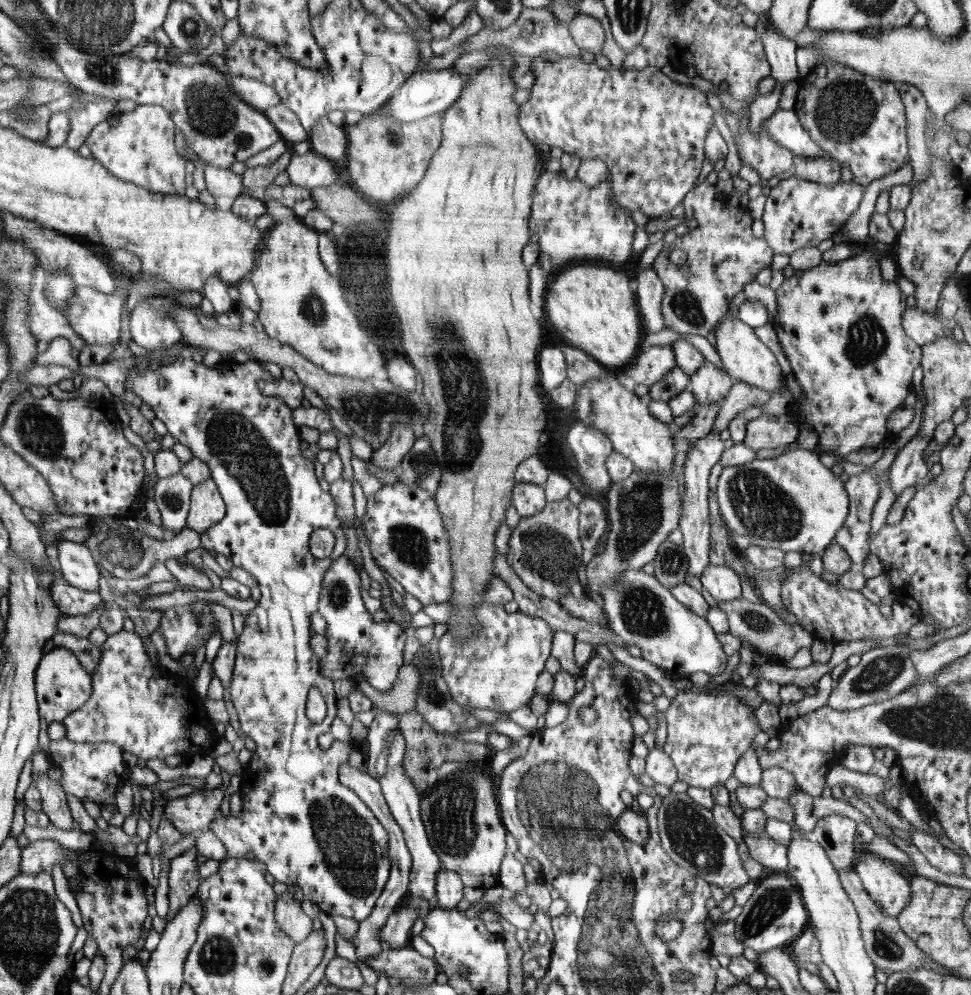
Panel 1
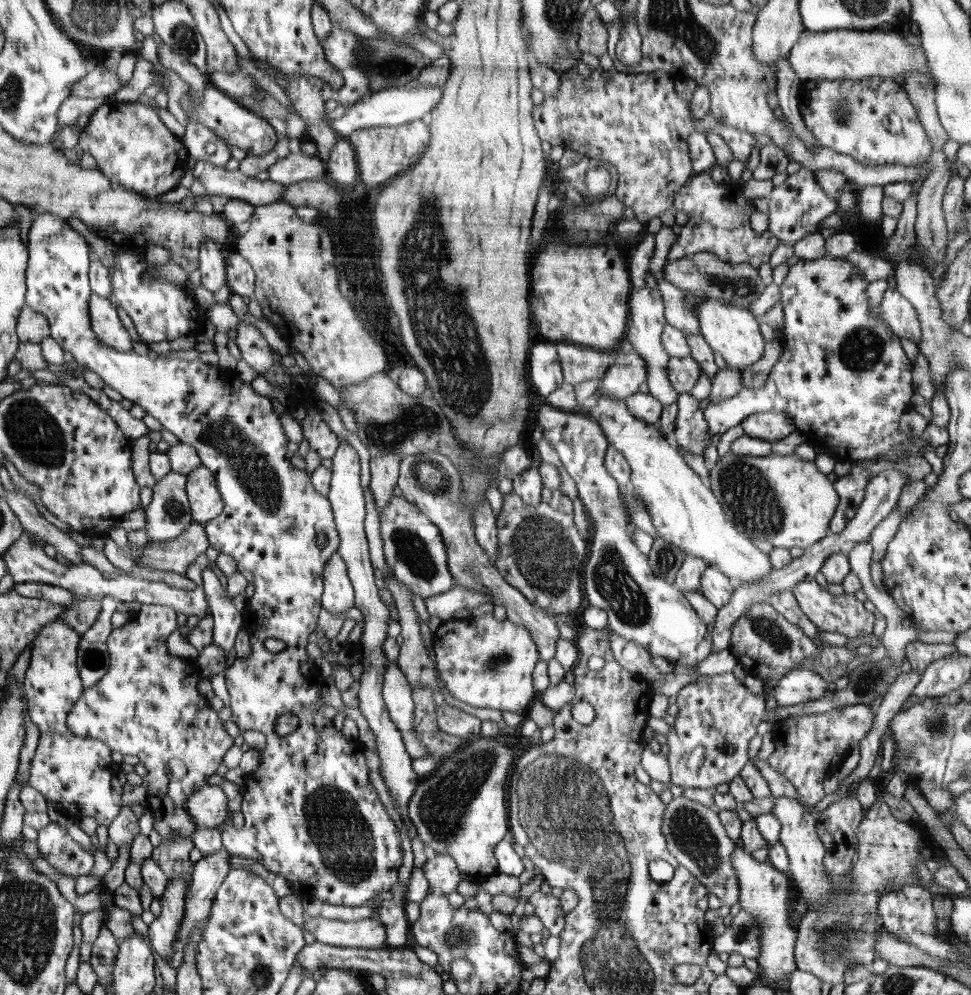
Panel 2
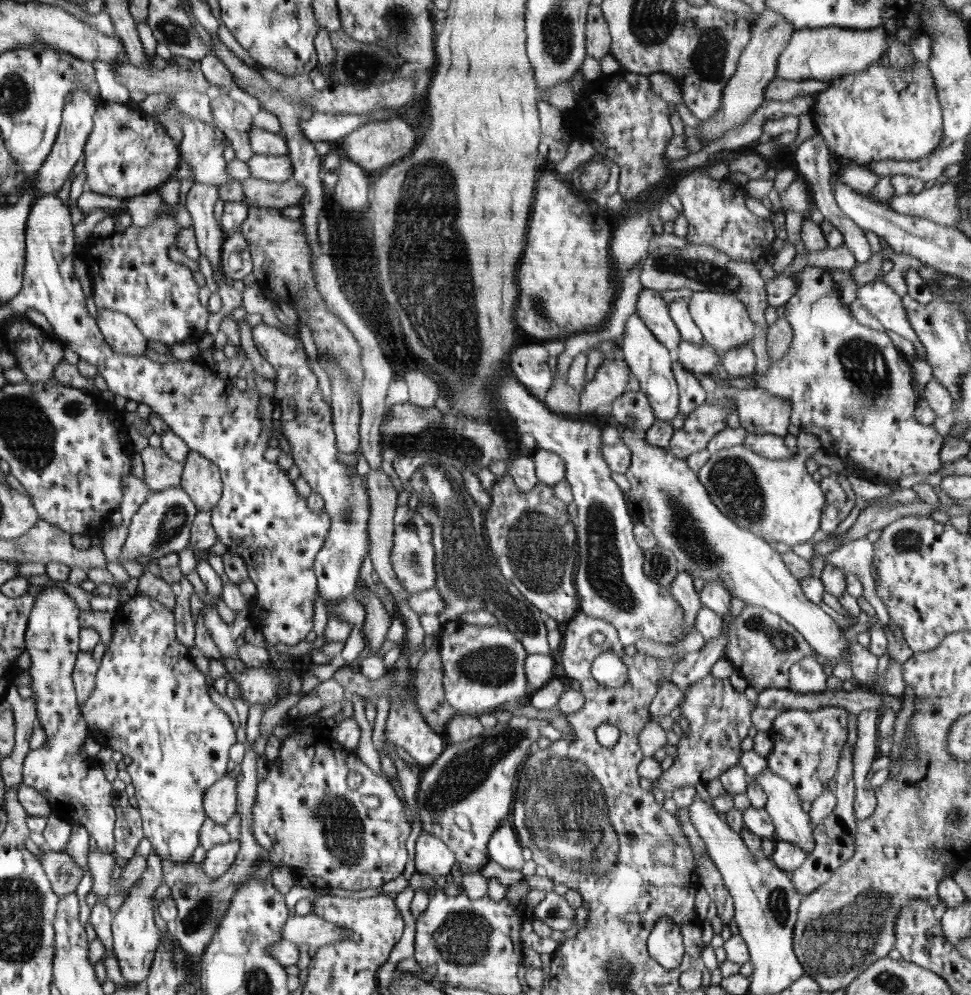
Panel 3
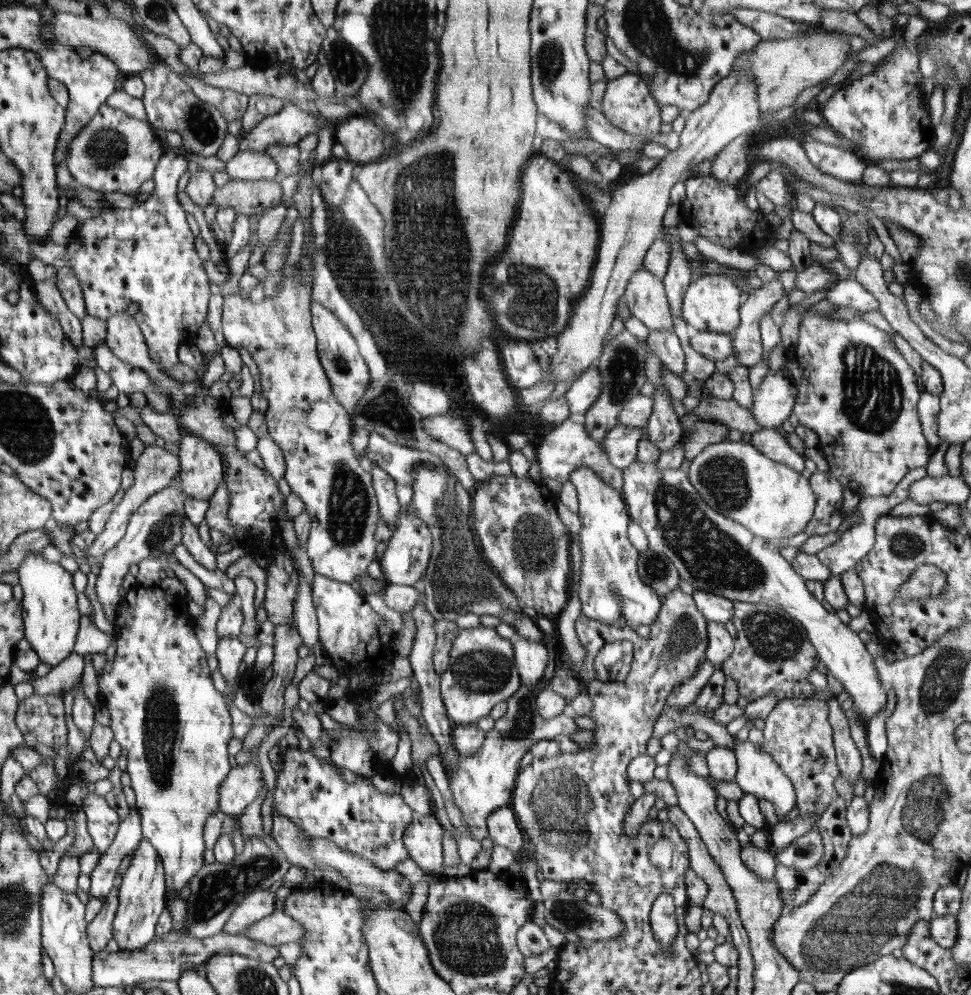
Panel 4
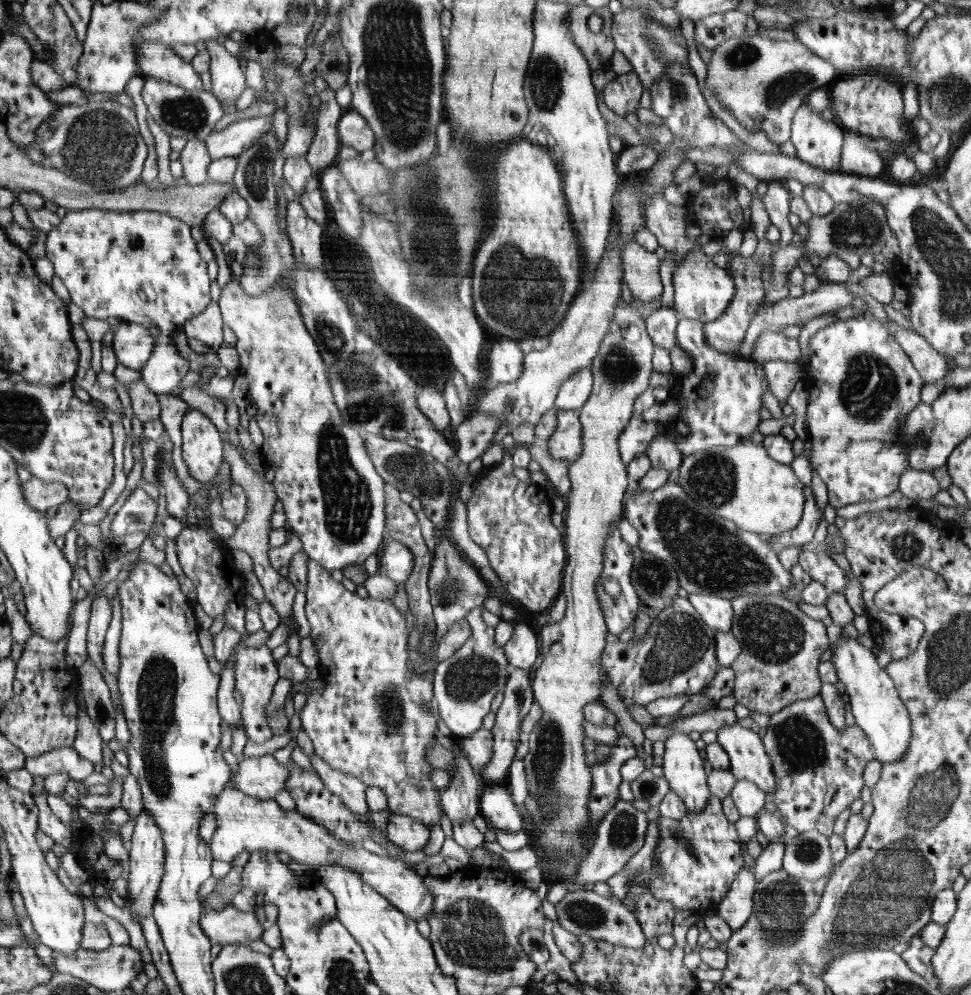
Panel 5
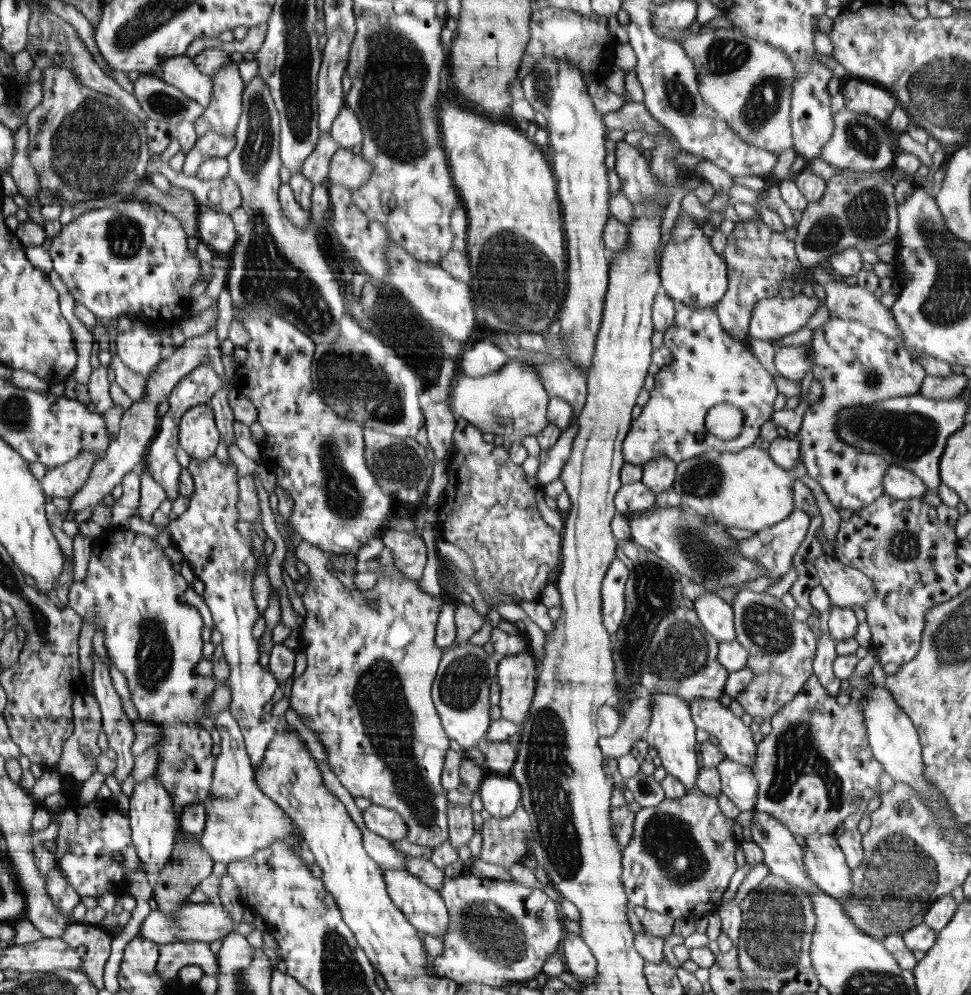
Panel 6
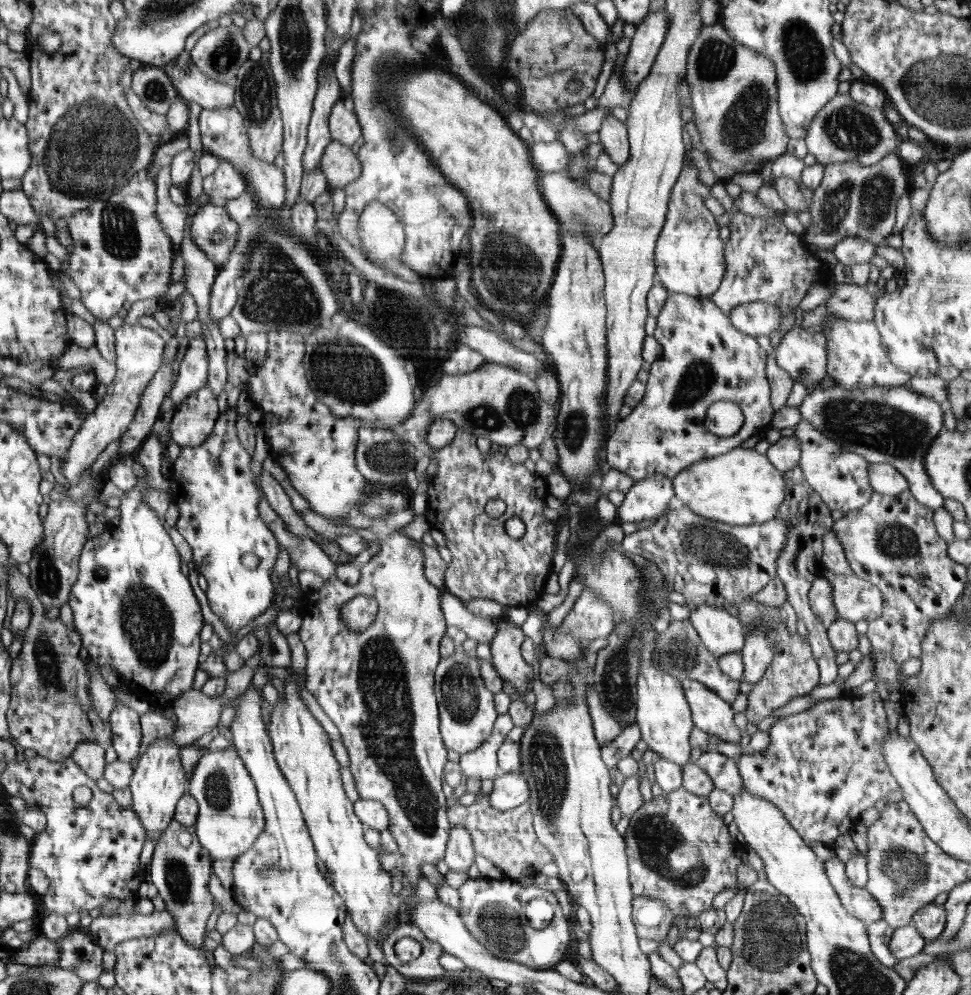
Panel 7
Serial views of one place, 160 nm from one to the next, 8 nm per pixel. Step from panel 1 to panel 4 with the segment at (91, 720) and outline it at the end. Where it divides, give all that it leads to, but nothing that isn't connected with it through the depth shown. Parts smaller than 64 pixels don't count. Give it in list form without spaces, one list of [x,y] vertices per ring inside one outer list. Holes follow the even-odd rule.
[[[153,583],[149,587],[141,584],[132,587],[126,597],[122,598],[119,612],[113,621],[116,632],[114,662],[112,664],[106,663],[104,669],[98,675],[100,698],[107,706],[111,716],[109,728],[113,731],[114,740],[119,742],[122,748],[128,750],[128,763],[125,771],[130,775],[131,787],[136,795],[135,807],[140,813],[143,838],[147,838],[155,846],[166,867],[166,909],[174,922],[173,930],[176,930],[178,935],[185,935],[182,923],[187,918],[187,902],[184,902],[178,894],[188,882],[191,882],[199,874],[202,864],[204,864],[202,854],[204,854],[205,840],[202,840],[202,828],[206,826],[206,822],[211,818],[211,815],[218,815],[220,812],[221,786],[223,786],[227,775],[231,772],[230,762],[228,761],[228,743],[231,740],[236,740],[236,732],[232,732],[232,724],[236,724],[236,720],[232,720],[232,712],[228,711],[229,700],[225,699],[225,693],[220,692],[220,688],[216,688],[216,672],[212,672],[212,664],[208,664],[208,654],[202,650],[198,642],[198,636],[196,636],[196,630],[193,629],[196,628],[197,619],[192,616],[192,601],[188,595],[180,594],[177,597],[172,594],[172,591],[168,591],[168,588],[160,588],[157,583]]]

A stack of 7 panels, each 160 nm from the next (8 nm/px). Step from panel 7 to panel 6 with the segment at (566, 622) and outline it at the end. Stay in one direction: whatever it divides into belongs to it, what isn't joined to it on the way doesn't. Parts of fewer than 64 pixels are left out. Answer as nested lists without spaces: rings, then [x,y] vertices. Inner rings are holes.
[[[615,557],[610,563],[602,582],[602,624],[610,634],[617,632],[626,610],[626,582],[629,570]]]

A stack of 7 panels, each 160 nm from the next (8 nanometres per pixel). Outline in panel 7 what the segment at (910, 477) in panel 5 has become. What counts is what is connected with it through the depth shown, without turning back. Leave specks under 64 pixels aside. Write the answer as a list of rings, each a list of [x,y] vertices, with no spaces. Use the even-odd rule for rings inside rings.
[[[869,463],[868,481],[872,491],[886,496],[898,496],[900,492],[910,490],[904,476],[887,463]]]

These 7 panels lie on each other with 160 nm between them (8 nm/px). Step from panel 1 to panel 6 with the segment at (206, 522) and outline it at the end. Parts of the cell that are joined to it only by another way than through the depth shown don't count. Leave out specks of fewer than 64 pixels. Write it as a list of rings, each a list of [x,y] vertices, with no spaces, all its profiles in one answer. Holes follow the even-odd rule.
[[[206,403],[189,408],[179,422],[179,445],[191,460],[210,460],[218,446],[218,430]]]

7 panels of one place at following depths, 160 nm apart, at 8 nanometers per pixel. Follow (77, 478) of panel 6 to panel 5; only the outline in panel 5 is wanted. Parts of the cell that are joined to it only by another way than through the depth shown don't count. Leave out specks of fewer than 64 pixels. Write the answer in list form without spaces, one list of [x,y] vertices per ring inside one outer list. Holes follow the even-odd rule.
[[[32,478],[23,485],[26,504],[38,512],[52,512],[68,500],[68,488],[60,482],[45,483],[44,480]]]

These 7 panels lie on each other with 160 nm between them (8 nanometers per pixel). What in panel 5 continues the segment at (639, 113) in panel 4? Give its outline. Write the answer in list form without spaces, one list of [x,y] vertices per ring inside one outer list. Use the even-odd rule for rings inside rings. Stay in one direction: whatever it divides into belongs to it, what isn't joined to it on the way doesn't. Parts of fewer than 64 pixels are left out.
[[[634,70],[617,75],[603,87],[606,106],[622,118],[626,118],[628,114],[637,114],[642,92],[644,86]]]

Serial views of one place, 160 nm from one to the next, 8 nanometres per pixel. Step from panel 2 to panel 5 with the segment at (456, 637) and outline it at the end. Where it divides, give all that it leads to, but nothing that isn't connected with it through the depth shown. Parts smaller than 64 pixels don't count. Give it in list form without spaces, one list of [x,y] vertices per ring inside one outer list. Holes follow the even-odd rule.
[[[482,607],[473,608],[465,616],[472,636],[452,656],[440,661],[433,674],[435,713],[442,728],[458,741],[483,728],[484,717],[491,711],[492,699],[503,692],[511,672],[503,647],[494,643],[495,628],[484,623],[482,611]]]

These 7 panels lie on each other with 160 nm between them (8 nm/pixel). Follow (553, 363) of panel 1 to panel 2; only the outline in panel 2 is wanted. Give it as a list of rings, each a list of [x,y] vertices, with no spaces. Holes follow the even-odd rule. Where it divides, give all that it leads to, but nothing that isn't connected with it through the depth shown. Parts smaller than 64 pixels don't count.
[[[533,342],[529,350],[527,376],[535,396],[547,397],[564,382],[561,362],[553,342]]]

